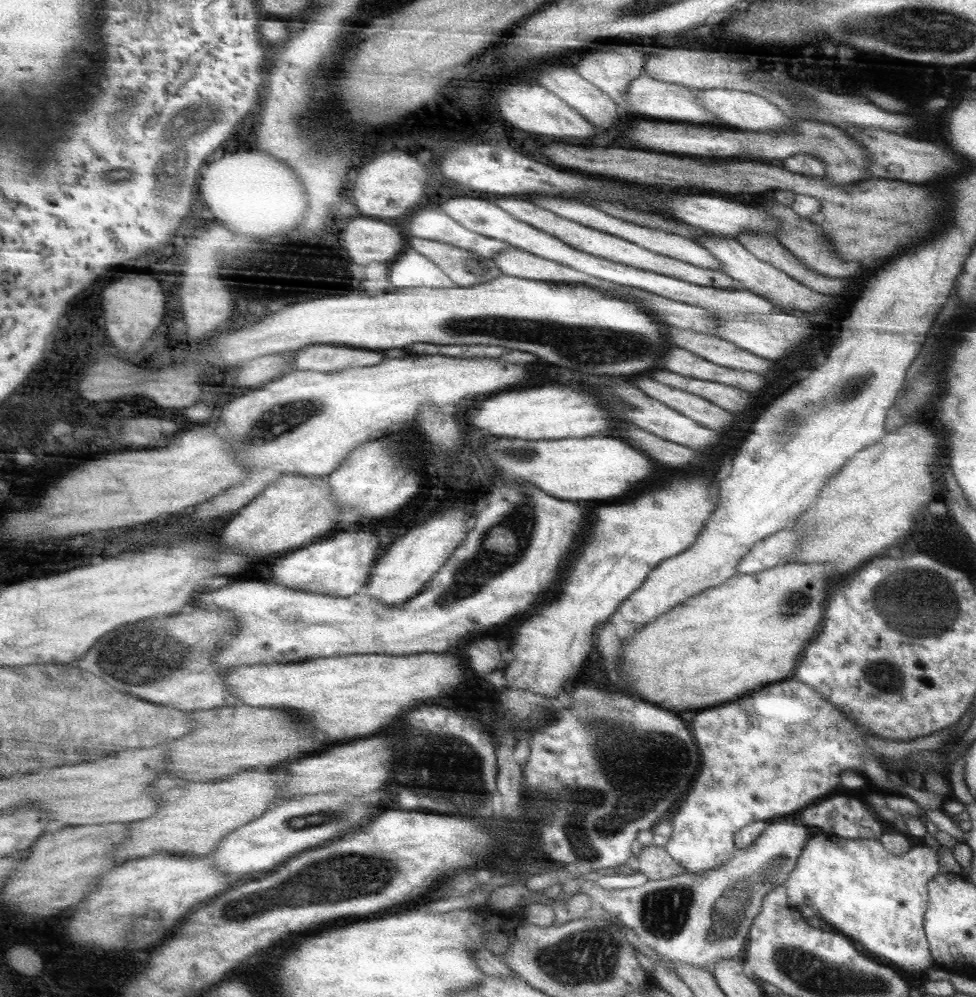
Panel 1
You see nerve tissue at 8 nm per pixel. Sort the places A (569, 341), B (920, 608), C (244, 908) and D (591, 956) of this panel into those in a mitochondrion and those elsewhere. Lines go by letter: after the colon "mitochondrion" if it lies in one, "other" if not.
A: mitochondrion
B: mitochondrion
C: mitochondrion
D: mitochondrion

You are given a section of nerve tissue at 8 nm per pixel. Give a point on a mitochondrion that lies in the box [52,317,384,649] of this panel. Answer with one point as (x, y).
(289, 415)

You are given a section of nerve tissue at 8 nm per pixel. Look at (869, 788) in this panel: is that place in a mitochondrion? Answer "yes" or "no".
no

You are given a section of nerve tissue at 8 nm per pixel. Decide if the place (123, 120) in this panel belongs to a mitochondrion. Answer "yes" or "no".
yes

